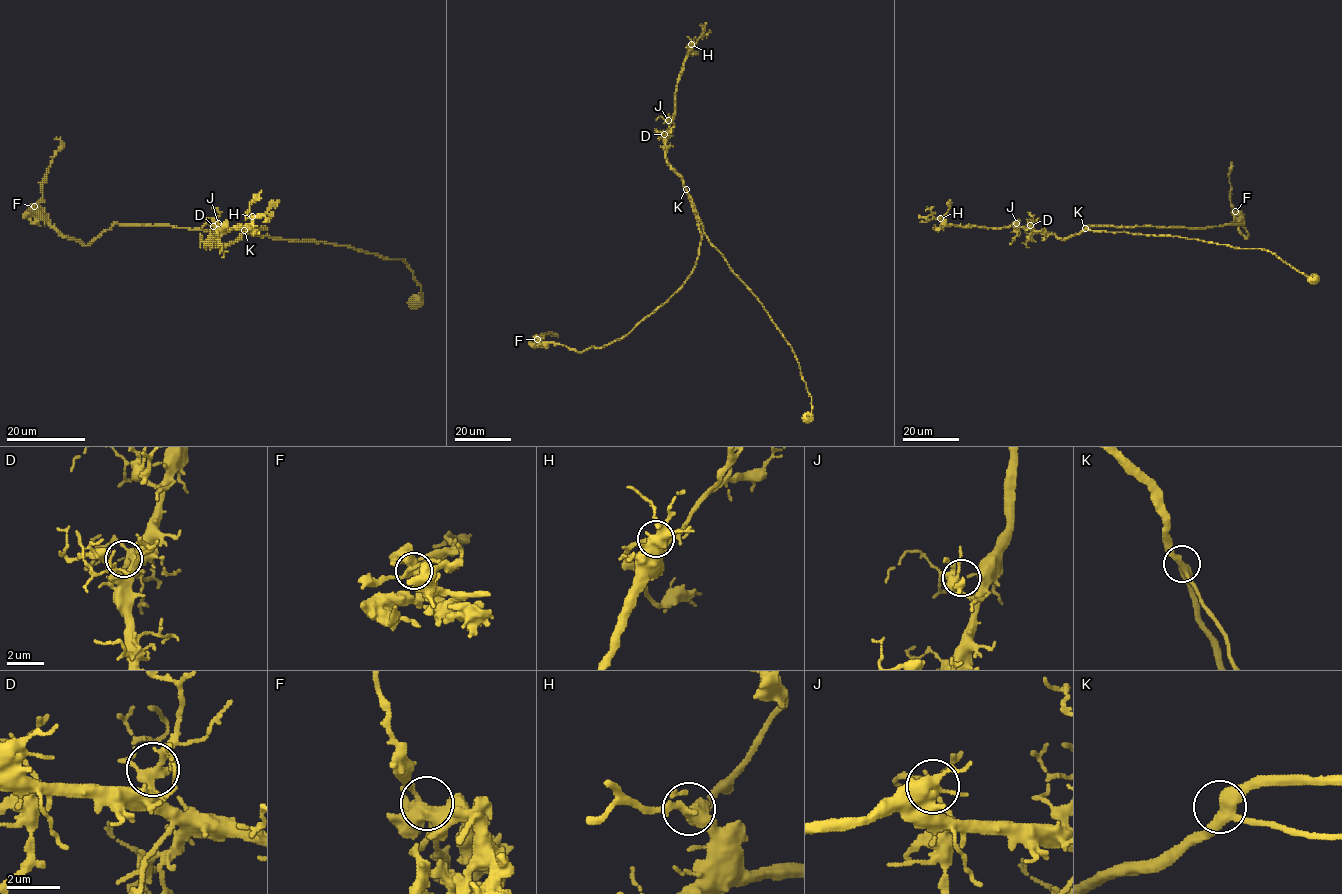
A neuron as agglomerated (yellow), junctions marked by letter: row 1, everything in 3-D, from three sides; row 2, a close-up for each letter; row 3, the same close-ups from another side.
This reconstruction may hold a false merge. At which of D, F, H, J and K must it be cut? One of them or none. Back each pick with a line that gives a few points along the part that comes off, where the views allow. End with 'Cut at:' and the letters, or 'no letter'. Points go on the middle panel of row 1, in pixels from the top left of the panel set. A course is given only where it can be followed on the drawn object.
F: (537, 339), (542, 333), (551, 335)
Cut at: F

